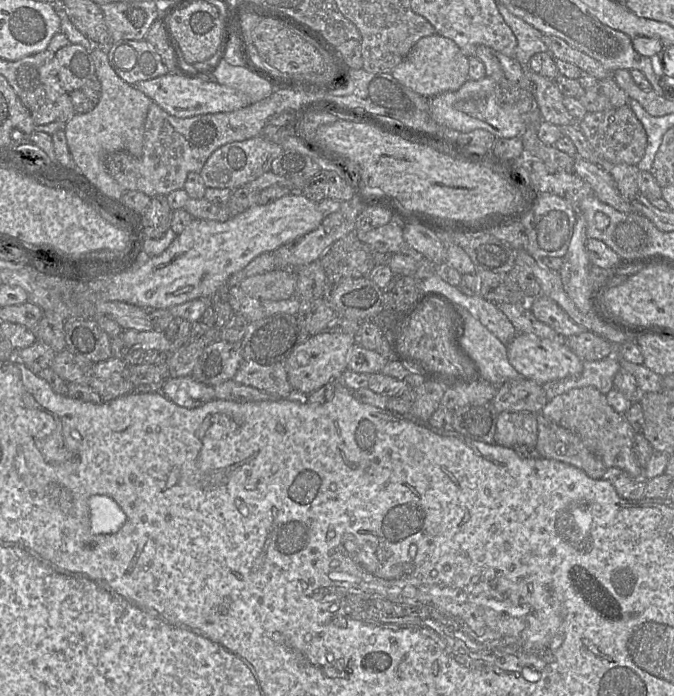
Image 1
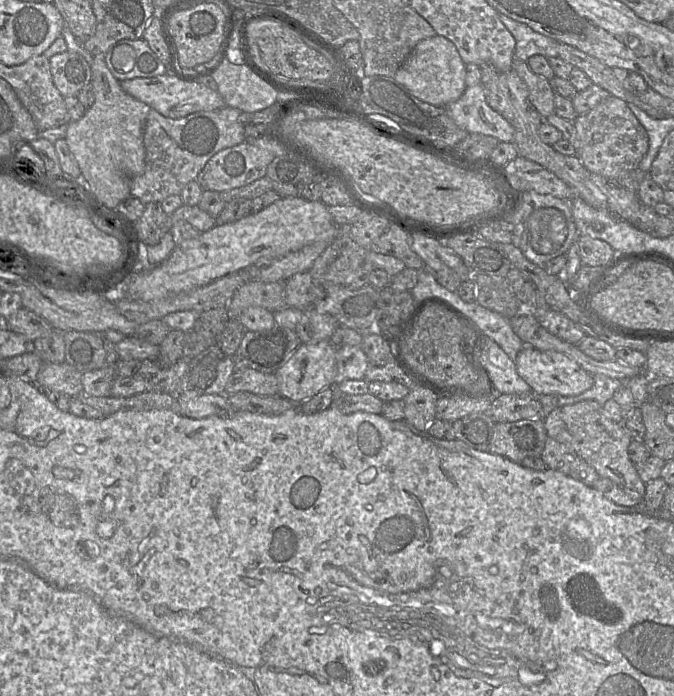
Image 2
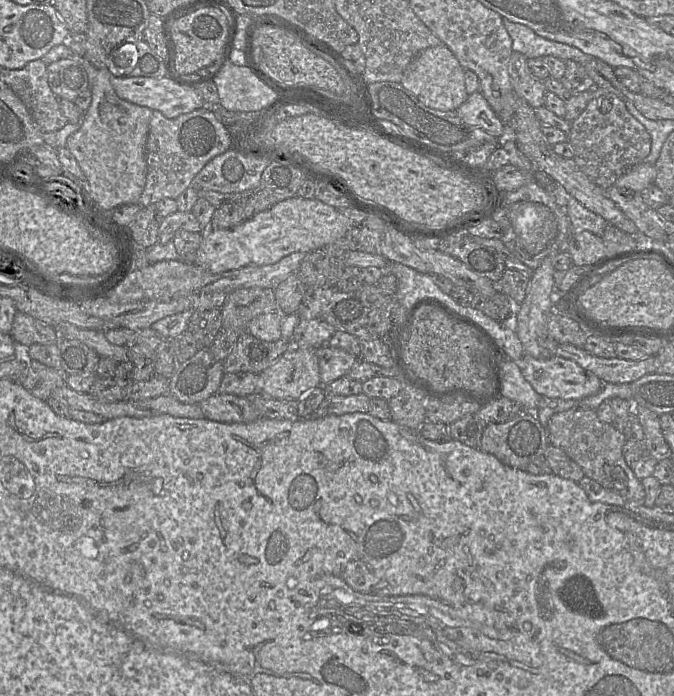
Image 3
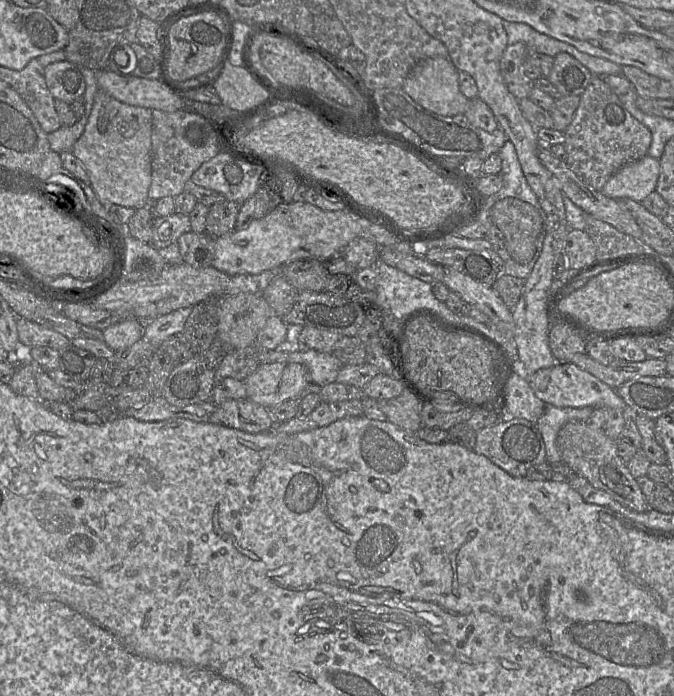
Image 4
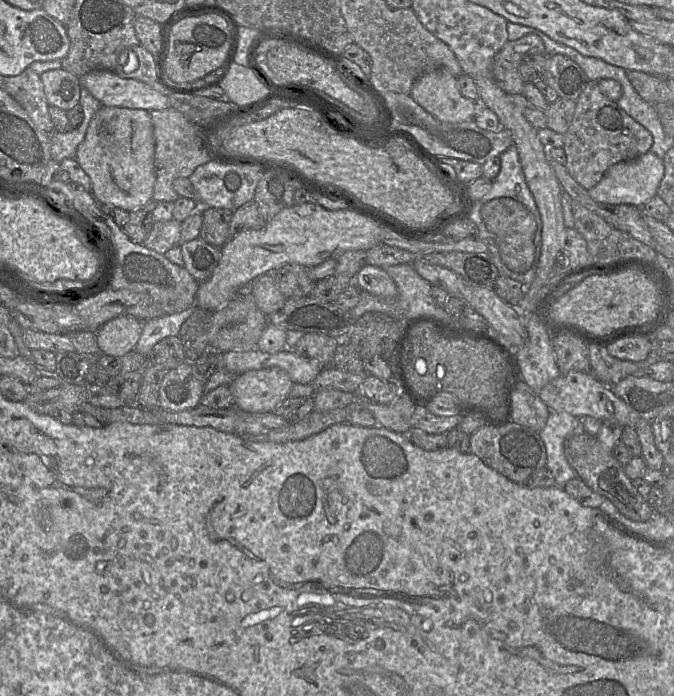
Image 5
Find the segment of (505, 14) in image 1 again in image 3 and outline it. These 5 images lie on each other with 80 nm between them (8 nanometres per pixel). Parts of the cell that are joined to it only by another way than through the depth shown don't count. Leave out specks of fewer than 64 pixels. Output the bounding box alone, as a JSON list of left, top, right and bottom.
[502,17,594,64]

